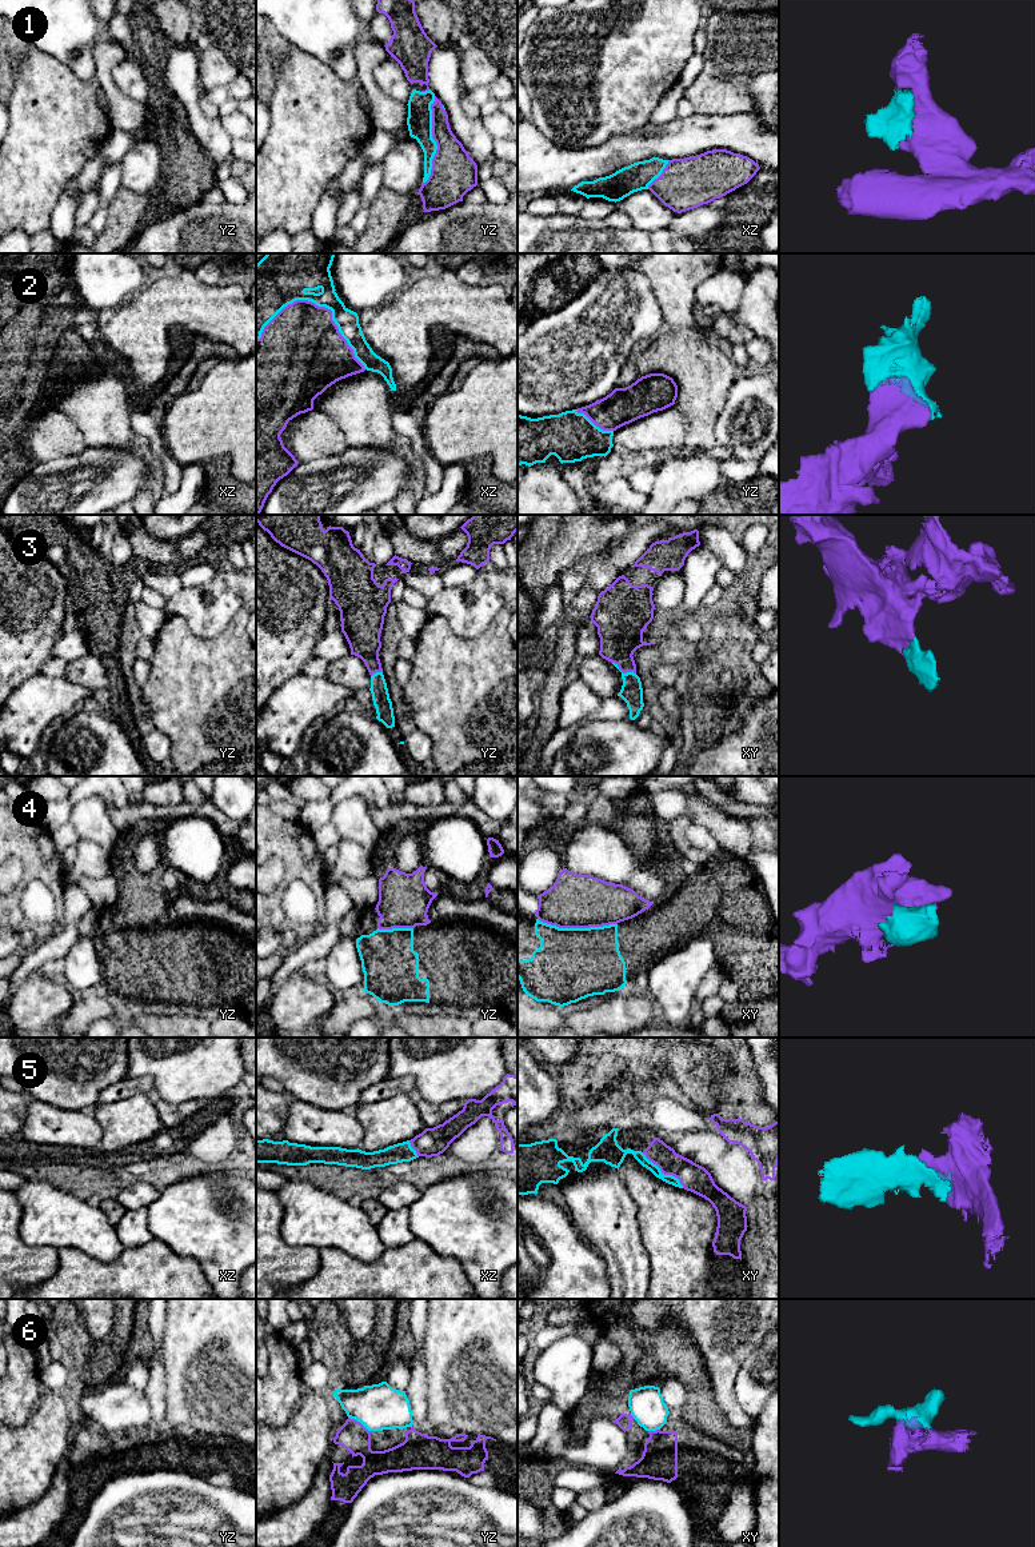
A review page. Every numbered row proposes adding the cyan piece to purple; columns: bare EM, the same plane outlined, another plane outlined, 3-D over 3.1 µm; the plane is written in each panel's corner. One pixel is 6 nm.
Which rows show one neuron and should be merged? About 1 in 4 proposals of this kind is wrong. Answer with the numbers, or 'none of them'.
1, 2, 3, 5

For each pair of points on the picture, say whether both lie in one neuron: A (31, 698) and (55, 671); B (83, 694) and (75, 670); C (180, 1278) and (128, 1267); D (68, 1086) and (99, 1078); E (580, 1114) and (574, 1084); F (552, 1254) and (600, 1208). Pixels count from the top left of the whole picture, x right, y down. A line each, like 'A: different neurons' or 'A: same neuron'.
A: different neurons
B: different neurons
C: same neuron
D: same neuron
E: same neuron
F: different neurons

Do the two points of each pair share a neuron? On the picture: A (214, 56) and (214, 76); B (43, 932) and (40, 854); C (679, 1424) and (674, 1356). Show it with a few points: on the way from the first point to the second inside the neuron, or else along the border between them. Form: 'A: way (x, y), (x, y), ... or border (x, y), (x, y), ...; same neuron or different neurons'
A: way (214, 62), (214, 71); same neuron
B: way (59, 915), (59, 895), (51, 874); same neuron
C: border (680, 1419), (707, 1435); different neurons

